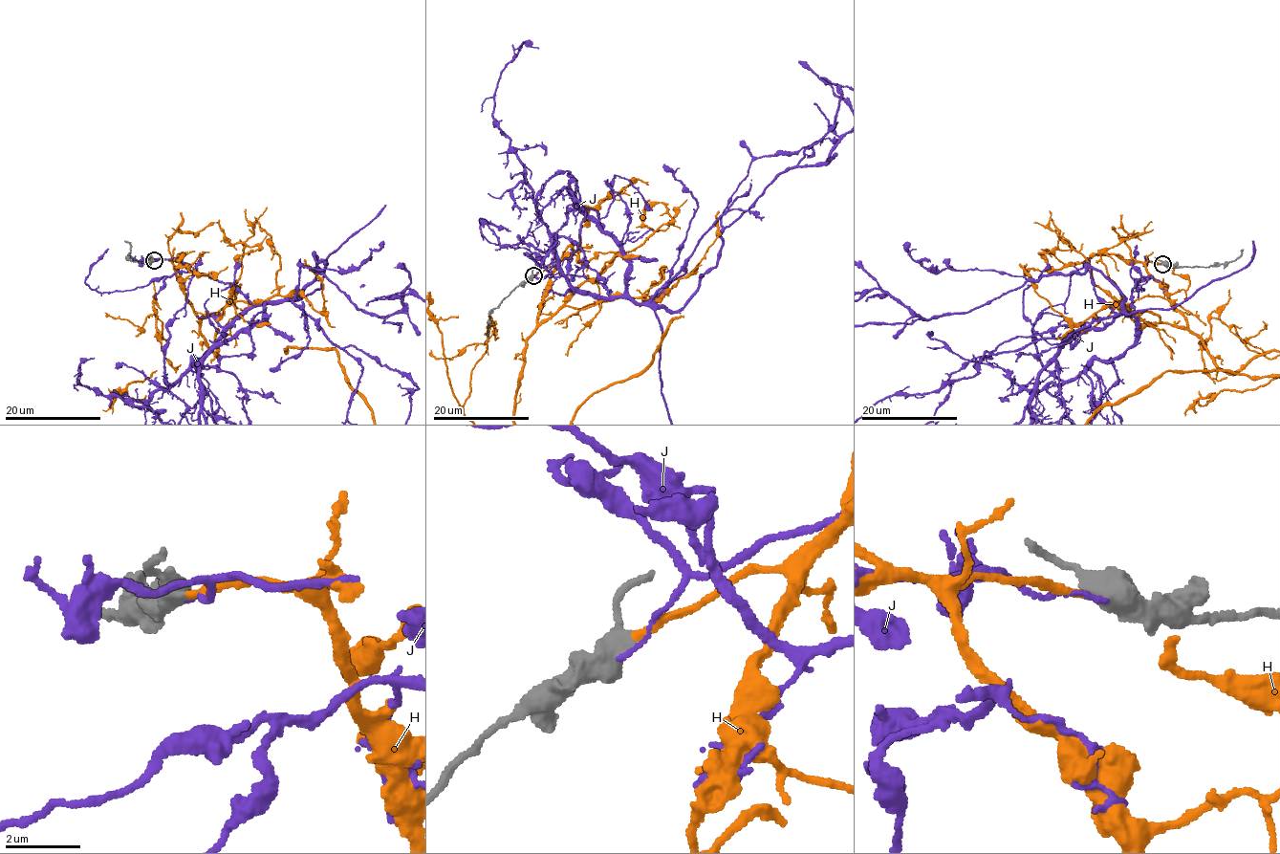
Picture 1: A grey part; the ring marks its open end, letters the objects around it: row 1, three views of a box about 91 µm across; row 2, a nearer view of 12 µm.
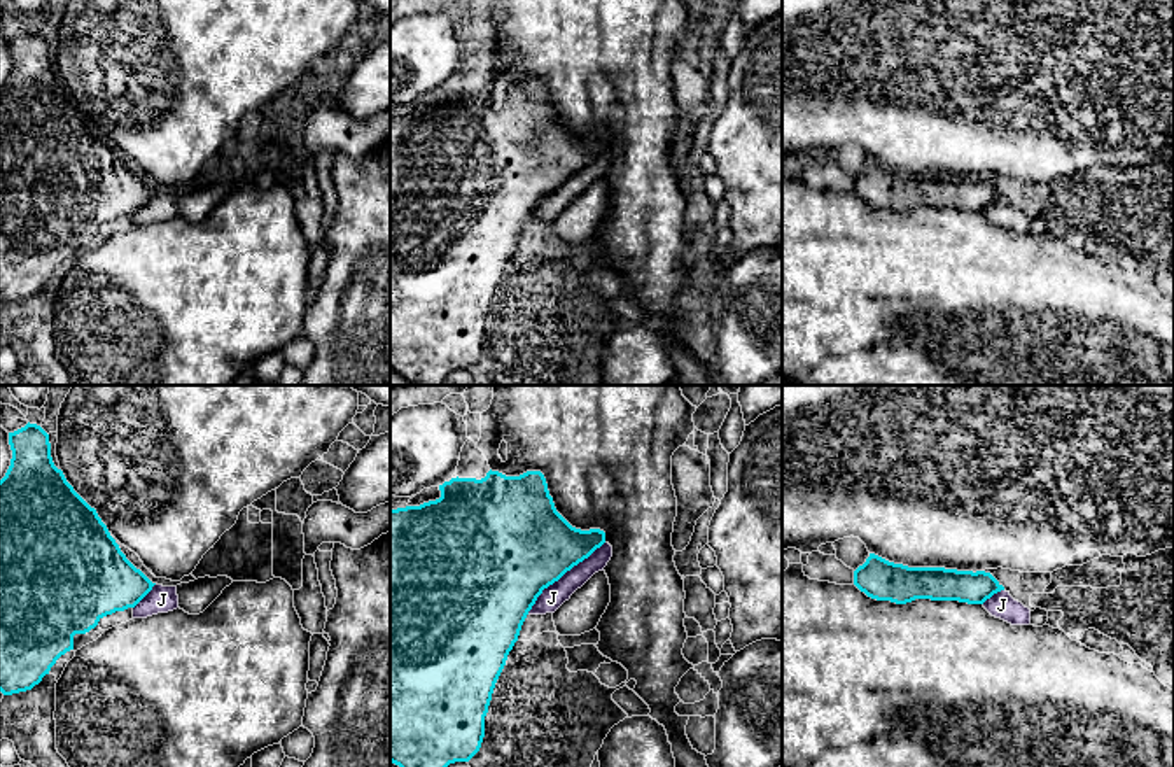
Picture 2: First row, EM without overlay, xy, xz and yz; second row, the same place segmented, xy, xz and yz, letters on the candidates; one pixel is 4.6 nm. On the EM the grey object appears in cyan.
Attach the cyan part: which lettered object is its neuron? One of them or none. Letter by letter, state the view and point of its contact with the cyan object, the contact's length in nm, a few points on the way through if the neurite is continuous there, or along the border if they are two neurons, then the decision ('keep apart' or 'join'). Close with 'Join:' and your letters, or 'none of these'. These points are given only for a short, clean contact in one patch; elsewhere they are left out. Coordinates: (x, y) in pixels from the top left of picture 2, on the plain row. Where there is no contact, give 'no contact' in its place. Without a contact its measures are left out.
H: no contact; join
J: meets cyan in xz at (562, 182); contact 480 nm long; keep apart
Join: H

